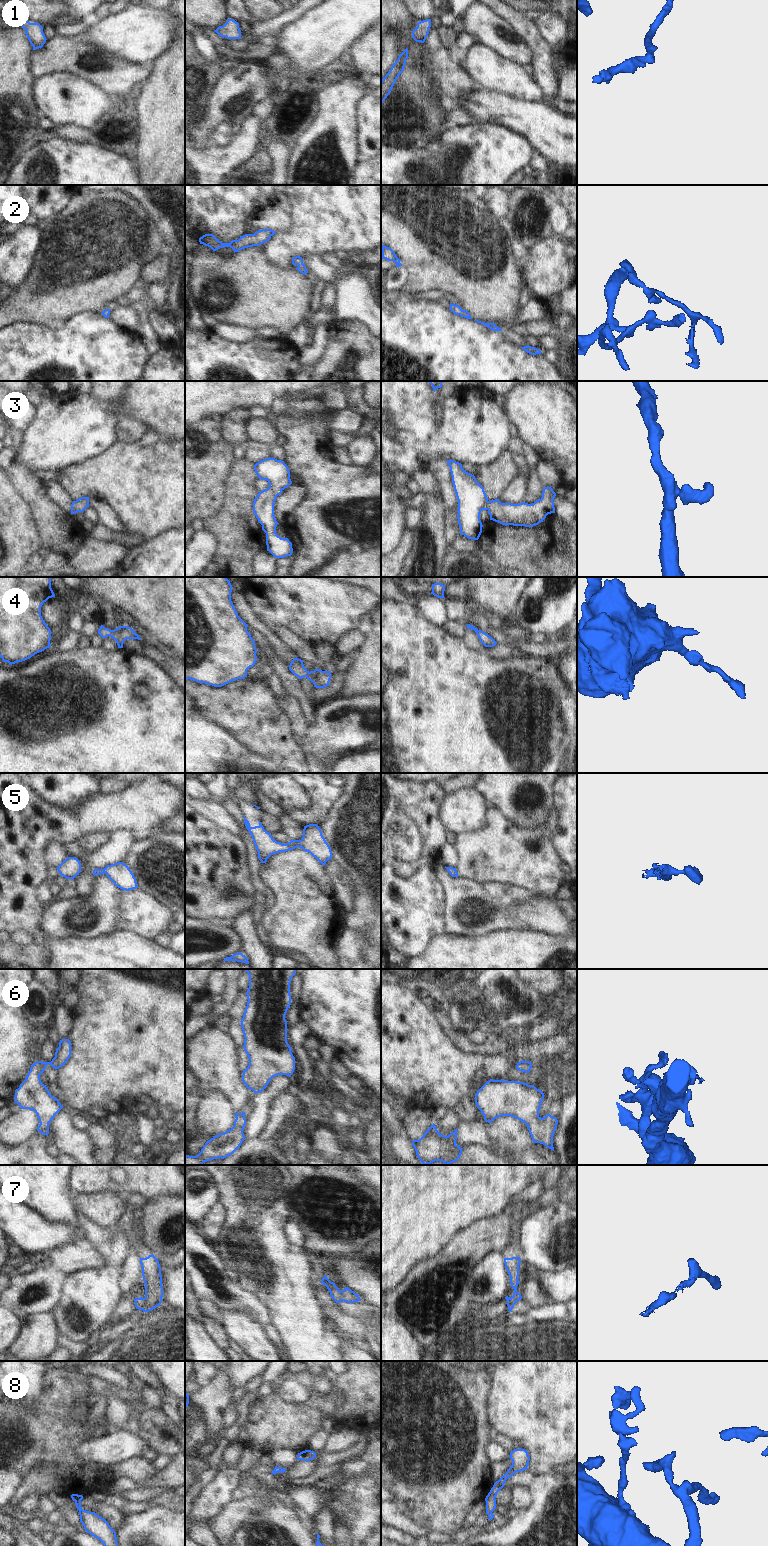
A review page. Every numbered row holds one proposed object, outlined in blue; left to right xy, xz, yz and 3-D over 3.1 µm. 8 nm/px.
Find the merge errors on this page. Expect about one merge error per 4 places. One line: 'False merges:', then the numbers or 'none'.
False merges: 7

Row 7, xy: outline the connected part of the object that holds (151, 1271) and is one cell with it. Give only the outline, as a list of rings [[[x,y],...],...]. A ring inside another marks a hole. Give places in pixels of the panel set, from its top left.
[[[153,1255],[140,1258],[142,1276],[145,1283],[145,1300],[143,1312],[149,1312],[160,1306],[163,1297],[161,1267]]]

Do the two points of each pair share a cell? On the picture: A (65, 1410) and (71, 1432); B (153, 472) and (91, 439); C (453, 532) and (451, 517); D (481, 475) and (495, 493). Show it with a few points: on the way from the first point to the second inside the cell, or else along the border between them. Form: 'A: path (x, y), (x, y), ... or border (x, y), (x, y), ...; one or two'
A: path (65, 1415), (66, 1427); one
B: border (115, 440), (100, 454), (86, 459); two
C: path (452, 528), (451, 521); one
D: path (485, 479), (494, 489); one

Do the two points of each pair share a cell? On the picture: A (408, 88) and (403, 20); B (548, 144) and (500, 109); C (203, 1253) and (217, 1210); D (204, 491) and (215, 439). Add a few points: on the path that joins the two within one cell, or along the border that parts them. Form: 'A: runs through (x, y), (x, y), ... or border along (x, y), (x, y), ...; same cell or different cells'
A: runs through (414, 71), (414, 48), (405, 37); same cell
B: runs through (536, 132), (520, 116), (512, 113); same cell
C: border along (195, 1228), (200, 1235), (212, 1243); different cells
D: runs through (204, 478), (204, 456), (208, 452); same cell

